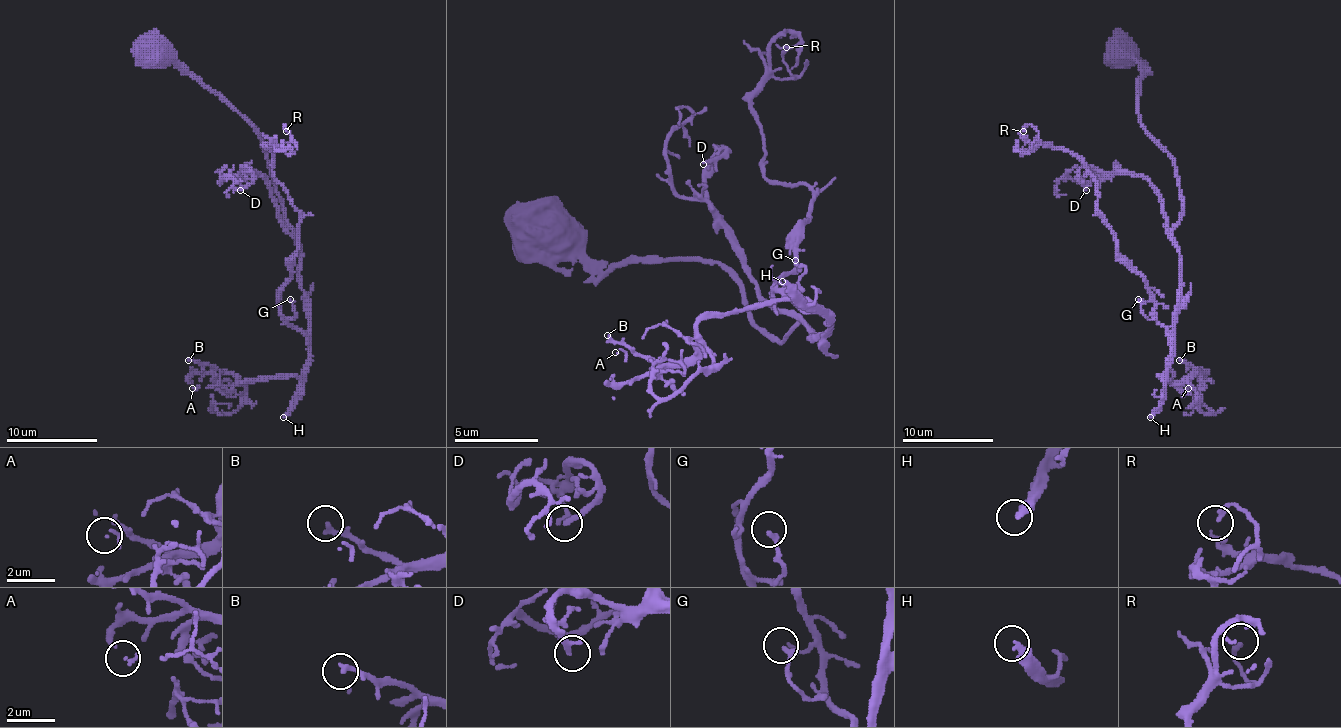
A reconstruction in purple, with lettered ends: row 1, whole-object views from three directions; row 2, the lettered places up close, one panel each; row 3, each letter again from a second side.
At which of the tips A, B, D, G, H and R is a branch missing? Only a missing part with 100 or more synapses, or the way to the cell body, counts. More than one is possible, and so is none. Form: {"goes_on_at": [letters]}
{"goes_on_at": ["H"]}

